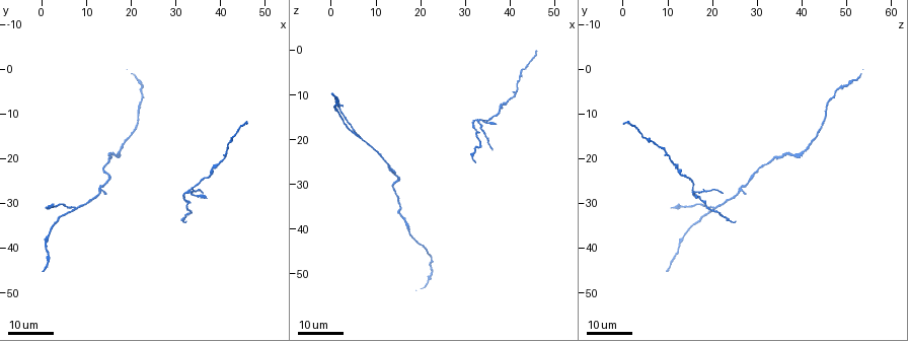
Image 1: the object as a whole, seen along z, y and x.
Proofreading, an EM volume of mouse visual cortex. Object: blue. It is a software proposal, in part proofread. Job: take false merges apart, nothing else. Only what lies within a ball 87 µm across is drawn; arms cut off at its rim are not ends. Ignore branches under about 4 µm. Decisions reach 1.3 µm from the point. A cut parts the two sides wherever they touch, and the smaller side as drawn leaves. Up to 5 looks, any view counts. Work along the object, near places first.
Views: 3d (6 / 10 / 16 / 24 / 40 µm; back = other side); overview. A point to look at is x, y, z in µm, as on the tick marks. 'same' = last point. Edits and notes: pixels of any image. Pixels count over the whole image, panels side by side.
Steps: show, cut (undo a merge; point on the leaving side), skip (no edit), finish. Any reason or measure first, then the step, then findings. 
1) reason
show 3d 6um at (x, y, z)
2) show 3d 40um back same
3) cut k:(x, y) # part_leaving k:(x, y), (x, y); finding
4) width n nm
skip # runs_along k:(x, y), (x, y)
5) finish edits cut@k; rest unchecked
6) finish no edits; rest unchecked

show 3d 24um at (12.5, 26.5, 26.5)

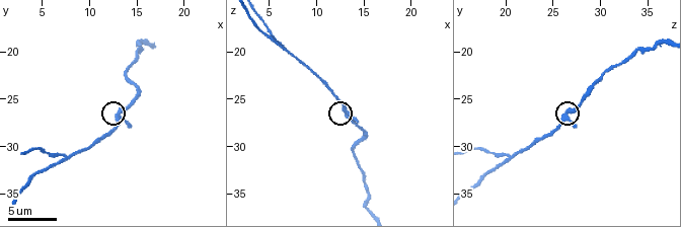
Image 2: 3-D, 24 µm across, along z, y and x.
show 3d 6um at (13.2, 26.6, 26.4)

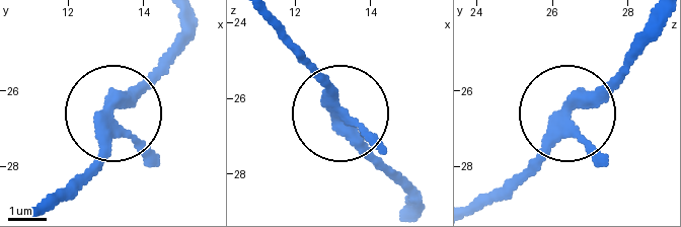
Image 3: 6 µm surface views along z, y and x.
arms 3
skip # runs_along 3:(605, 164), (565, 116), (502, 193); one cell here

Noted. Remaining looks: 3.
side arm on a straight run
show 3d 10um at (6.8, 31.4, 20.0)

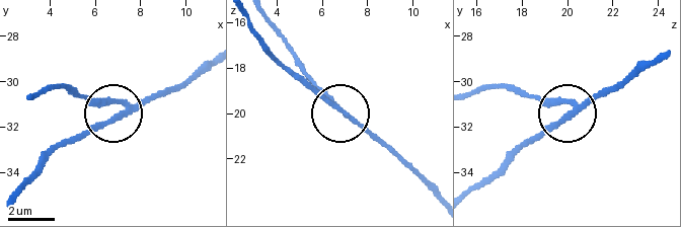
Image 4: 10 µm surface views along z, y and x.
show 3d 10um back at (6.9, 31.6, 20.0)

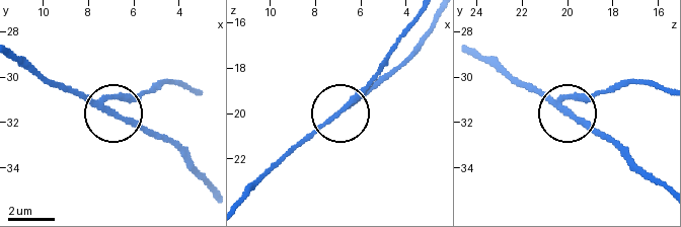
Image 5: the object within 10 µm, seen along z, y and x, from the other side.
cut 5:(129, 97) # part_leaving 5:(106, 96), (133, 96), (164, 84), (194, 90); a second cell is stuck on

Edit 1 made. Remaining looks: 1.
finish edits cut@5; rest unchecked

